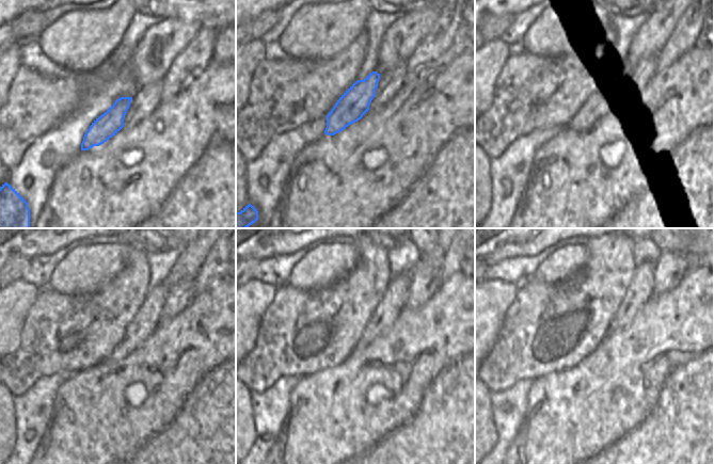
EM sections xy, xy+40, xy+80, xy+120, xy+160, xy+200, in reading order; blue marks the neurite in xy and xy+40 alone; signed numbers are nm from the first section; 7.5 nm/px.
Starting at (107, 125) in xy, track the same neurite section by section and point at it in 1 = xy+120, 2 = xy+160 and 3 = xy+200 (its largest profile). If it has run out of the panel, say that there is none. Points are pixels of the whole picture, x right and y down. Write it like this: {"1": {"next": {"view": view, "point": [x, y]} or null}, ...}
{"1": {"next": {"view": "xy+120", "point": [146, 320]}}, "2": {"next": {"view": "xy+160", "point": [386, 313]}}, "3": {"next": {"view": "xy+200", "point": [640, 288]}}}

